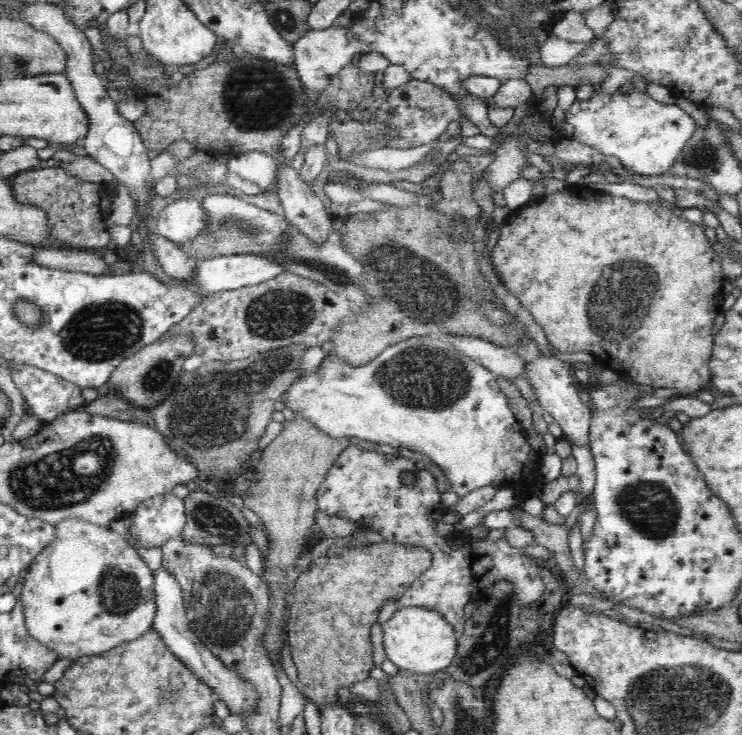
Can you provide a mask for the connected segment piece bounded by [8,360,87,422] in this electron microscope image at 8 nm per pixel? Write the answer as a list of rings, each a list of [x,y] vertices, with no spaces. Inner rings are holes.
[[[13,360],[8,361],[15,385],[23,395],[33,416],[38,417],[41,422],[51,422],[55,417],[66,412],[81,410],[87,403],[82,398],[82,388],[77,384],[34,365],[14,363]]]

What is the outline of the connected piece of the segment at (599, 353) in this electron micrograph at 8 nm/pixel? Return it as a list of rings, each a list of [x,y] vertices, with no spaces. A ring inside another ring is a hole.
[[[570,184],[560,192],[542,196],[533,205],[524,204],[520,209],[512,210],[505,217],[500,240],[491,252],[492,265],[510,294],[513,294],[542,326],[547,340],[556,350],[588,352],[604,369],[610,369],[620,376],[627,375],[634,383],[647,384],[654,388],[674,388],[677,395],[681,396],[696,395],[711,380],[709,363],[714,337],[712,329],[716,316],[722,312],[721,303],[724,299],[723,288],[726,279],[722,273],[718,252],[714,251],[712,242],[706,238],[705,224],[698,226],[683,216],[675,216],[672,213],[673,208],[672,203],[664,200],[652,203],[635,202],[624,196],[612,196],[602,191],[593,192],[584,184]]]

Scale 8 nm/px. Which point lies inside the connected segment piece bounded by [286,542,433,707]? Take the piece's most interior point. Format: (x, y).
(333, 605)

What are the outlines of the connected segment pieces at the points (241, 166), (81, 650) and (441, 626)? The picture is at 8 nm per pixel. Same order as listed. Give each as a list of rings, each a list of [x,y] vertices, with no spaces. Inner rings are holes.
[[[254,151],[232,157],[227,167],[245,181],[258,184],[261,192],[264,192],[274,182],[276,158],[264,152]]]
[[[80,519],[59,522],[55,531],[55,539],[29,564],[23,574],[21,599],[29,633],[38,642],[55,650],[60,658],[75,660],[136,640],[152,629],[157,611],[155,578],[136,548],[120,533]]]
[[[414,606],[400,607],[381,626],[383,648],[387,658],[407,674],[416,673],[437,677],[442,670],[446,670],[452,664],[453,658],[456,656],[459,637],[455,633],[455,628],[442,616],[442,613],[436,612],[435,609]]]

